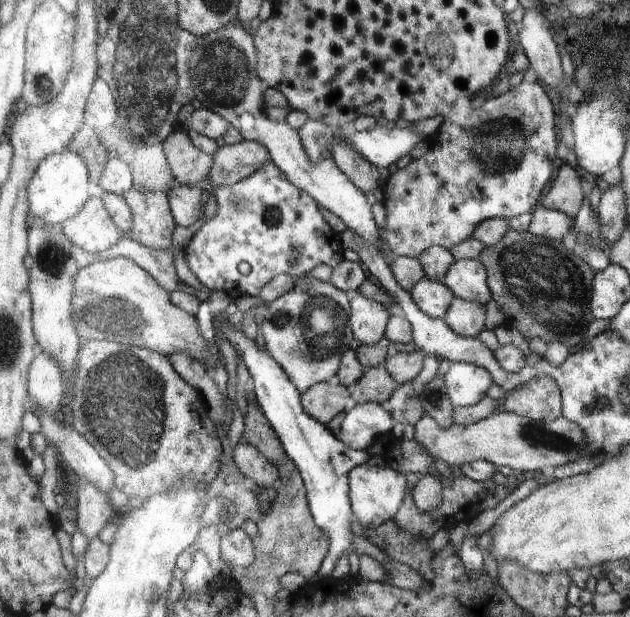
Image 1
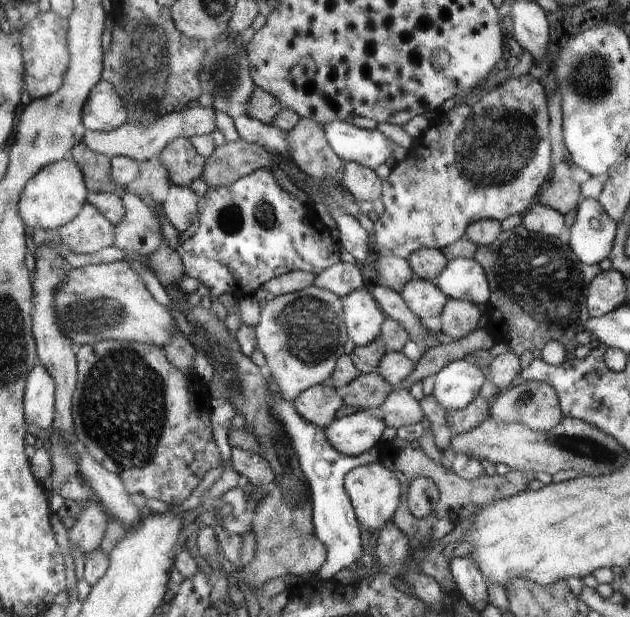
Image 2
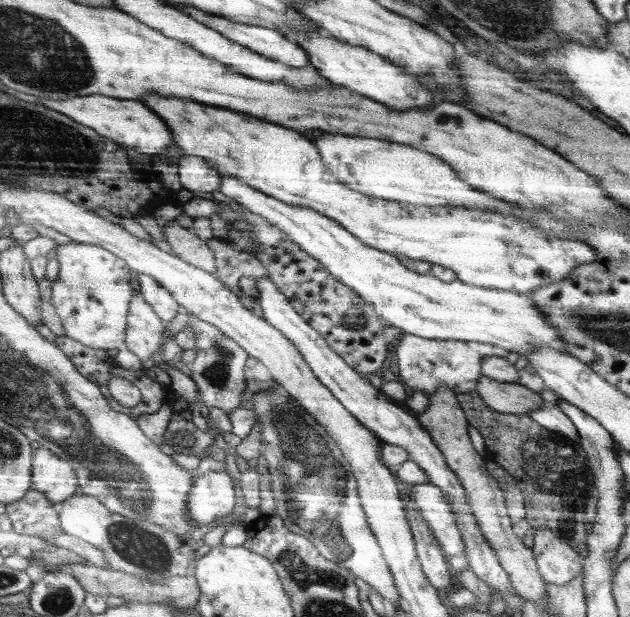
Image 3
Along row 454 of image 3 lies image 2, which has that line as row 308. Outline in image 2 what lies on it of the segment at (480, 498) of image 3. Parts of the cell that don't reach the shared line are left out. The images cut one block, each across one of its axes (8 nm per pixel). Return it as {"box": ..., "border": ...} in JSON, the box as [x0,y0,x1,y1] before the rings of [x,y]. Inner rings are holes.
{"box":[439,299,481,340],"border":[[[448,299],[439,316],[441,332],[454,340],[467,337],[476,330],[481,314],[476,303]]]}

